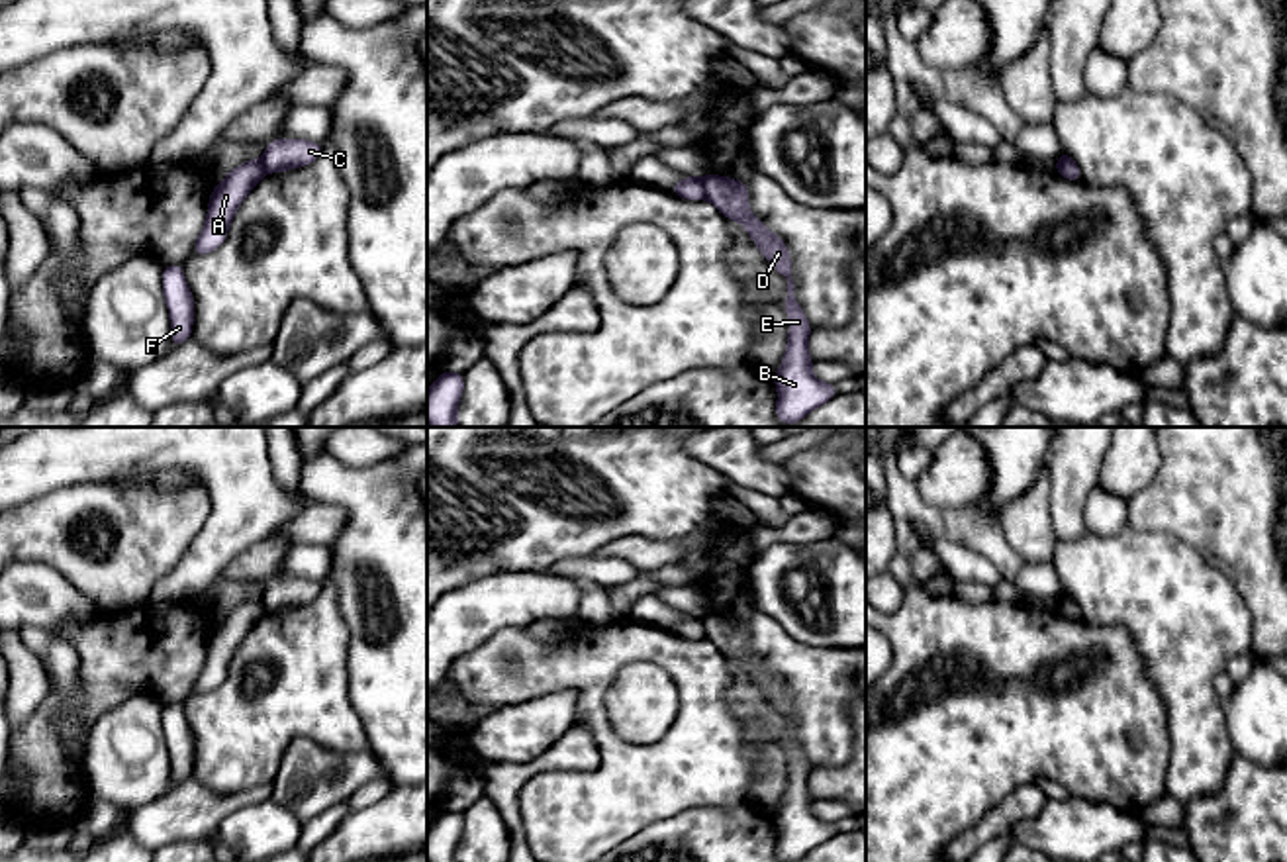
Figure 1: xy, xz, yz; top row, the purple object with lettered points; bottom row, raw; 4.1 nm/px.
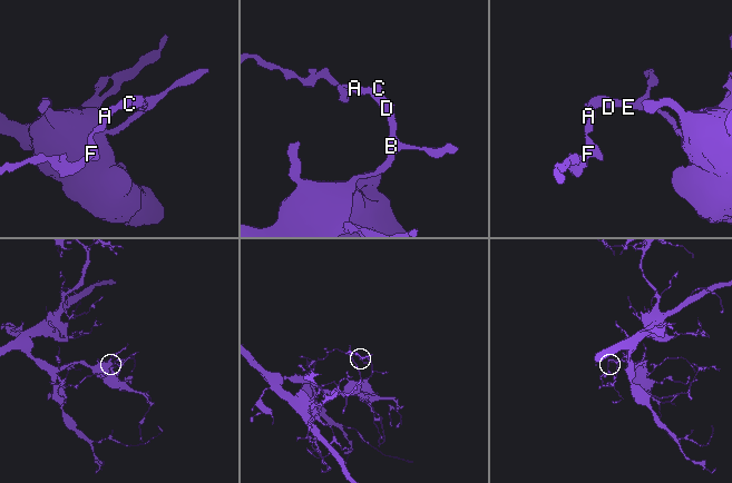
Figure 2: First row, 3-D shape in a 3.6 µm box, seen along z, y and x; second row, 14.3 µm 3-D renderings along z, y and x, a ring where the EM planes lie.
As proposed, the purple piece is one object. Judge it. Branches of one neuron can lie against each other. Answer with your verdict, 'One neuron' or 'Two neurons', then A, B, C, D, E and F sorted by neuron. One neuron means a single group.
Two neurons. Groups: A F / B C D E

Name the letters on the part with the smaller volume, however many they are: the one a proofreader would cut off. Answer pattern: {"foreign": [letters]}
{"foreign": ["A", "F"]}

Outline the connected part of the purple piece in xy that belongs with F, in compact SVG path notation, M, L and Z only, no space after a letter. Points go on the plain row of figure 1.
M180 703L163 707L163 733L167 748L170 750L170 778L178 786L190 778L194 762L194 737L186 723Z

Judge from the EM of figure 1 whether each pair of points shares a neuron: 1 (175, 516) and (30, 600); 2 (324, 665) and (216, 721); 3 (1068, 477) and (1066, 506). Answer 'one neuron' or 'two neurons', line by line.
1: two neurons
2: one neuron
3: one neuron

